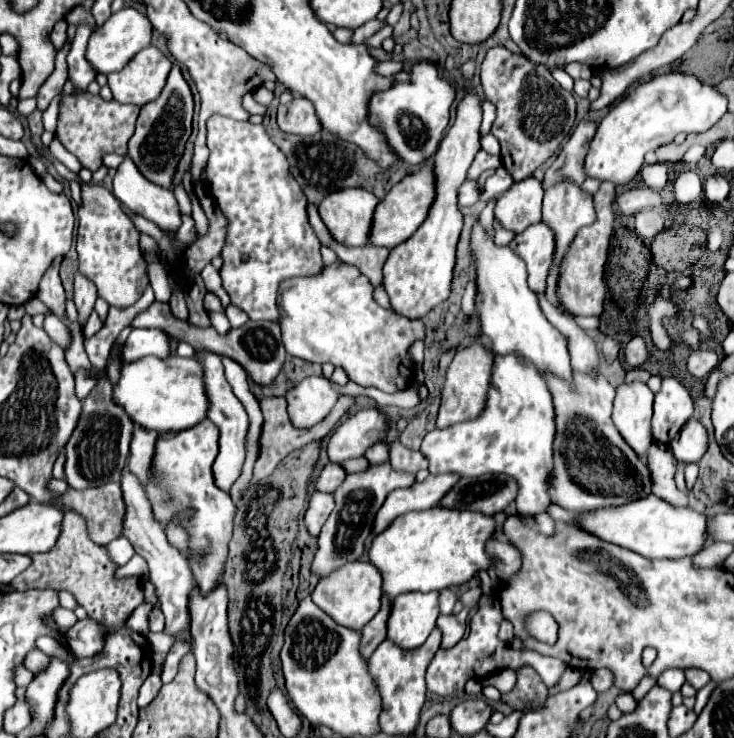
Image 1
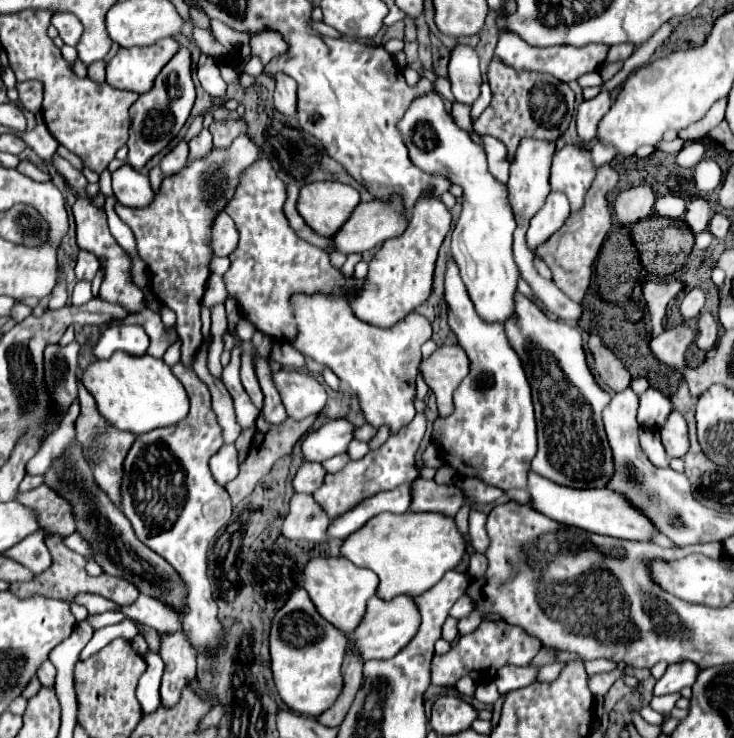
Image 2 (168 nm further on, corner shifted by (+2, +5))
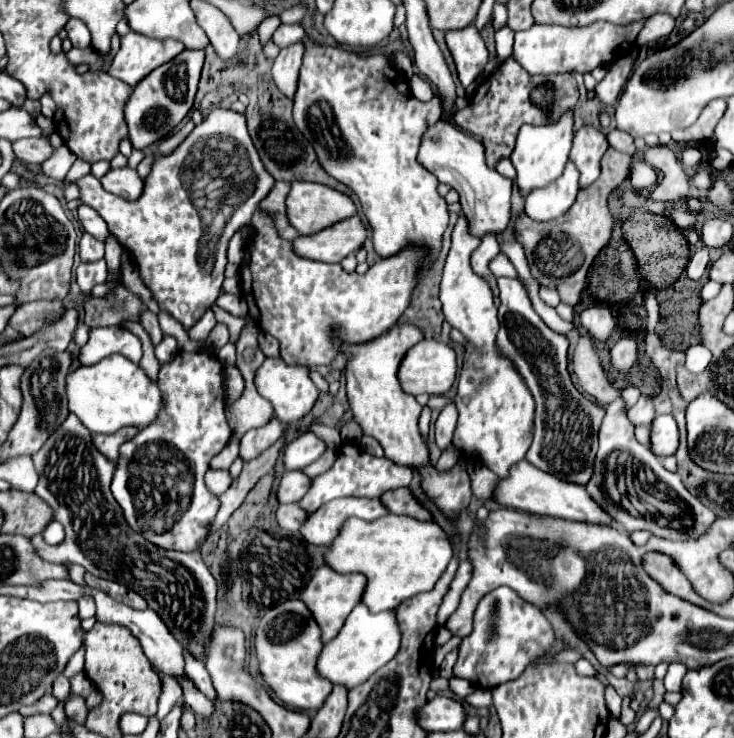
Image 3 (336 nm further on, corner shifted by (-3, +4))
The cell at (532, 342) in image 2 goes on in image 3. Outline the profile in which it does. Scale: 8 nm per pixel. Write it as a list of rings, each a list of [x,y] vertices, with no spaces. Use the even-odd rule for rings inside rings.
[[[497,278],[497,284],[501,300],[497,348],[517,366],[535,400],[535,432],[525,458],[539,470],[565,482],[587,484],[593,474],[597,432],[605,416],[605,408],[579,394],[575,388],[567,372],[567,338],[543,324],[521,282],[515,278]]]

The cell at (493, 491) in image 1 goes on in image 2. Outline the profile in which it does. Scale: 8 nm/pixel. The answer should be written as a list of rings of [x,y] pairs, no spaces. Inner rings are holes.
[[[418,477],[412,487],[410,511],[436,511],[454,517],[466,503],[466,493],[456,483],[436,483]]]

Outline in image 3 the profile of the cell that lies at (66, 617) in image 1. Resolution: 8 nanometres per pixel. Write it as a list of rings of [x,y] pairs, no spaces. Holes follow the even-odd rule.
[[[181,680],[184,705],[195,715],[209,717],[214,712],[214,704],[190,680]]]

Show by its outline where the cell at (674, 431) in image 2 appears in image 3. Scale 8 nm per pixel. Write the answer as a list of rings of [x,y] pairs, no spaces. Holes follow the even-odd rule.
[[[671,414],[657,416],[651,422],[651,452],[659,458],[675,454],[679,446],[679,432],[677,424]]]

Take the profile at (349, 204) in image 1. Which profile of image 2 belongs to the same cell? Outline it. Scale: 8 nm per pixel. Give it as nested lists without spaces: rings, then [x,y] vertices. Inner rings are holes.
[[[318,181],[300,189],[298,211],[316,233],[334,237],[358,203],[360,195],[354,187],[338,181]]]

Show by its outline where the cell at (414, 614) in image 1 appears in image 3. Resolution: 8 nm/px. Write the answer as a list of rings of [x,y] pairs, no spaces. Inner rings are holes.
[[[357,604],[355,610],[347,616],[347,622],[337,634],[337,638],[323,644],[323,650],[317,658],[317,674],[321,674],[321,678],[327,678],[333,686],[339,684],[351,690],[353,686],[367,682],[377,668],[385,666],[397,654],[399,646],[401,632],[397,628],[395,614],[391,610],[371,614],[365,604]]]

